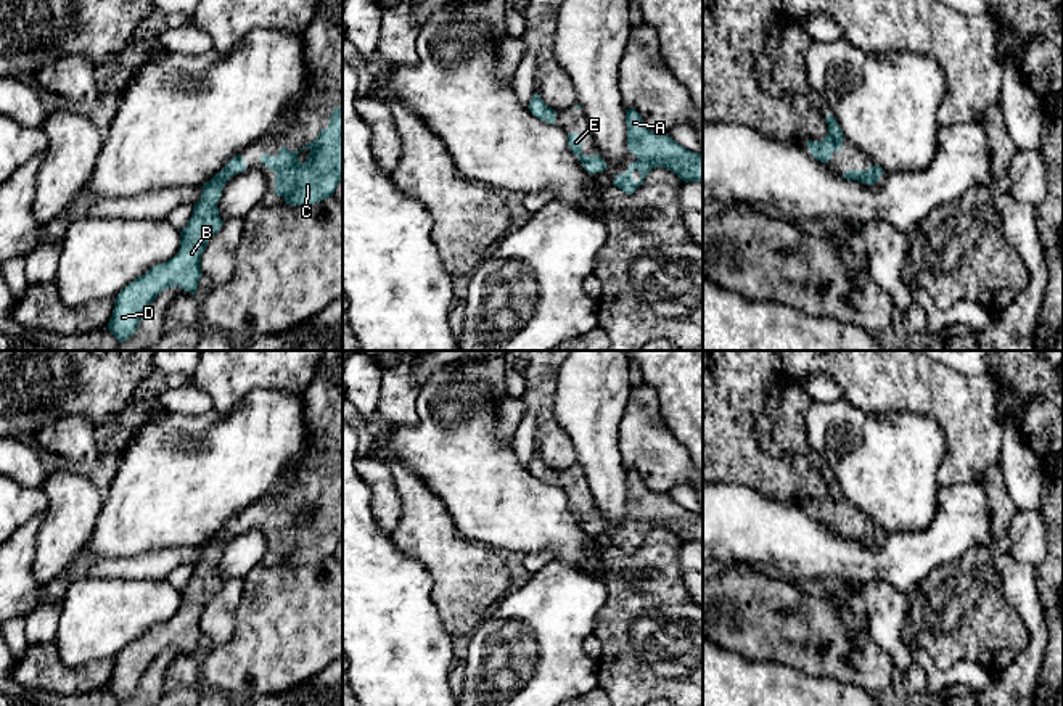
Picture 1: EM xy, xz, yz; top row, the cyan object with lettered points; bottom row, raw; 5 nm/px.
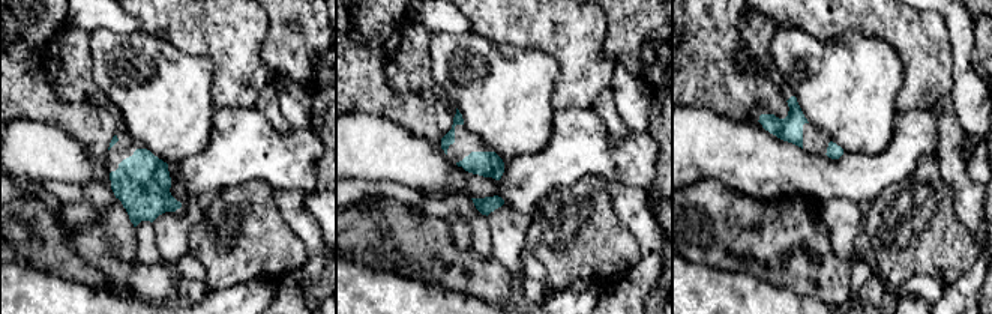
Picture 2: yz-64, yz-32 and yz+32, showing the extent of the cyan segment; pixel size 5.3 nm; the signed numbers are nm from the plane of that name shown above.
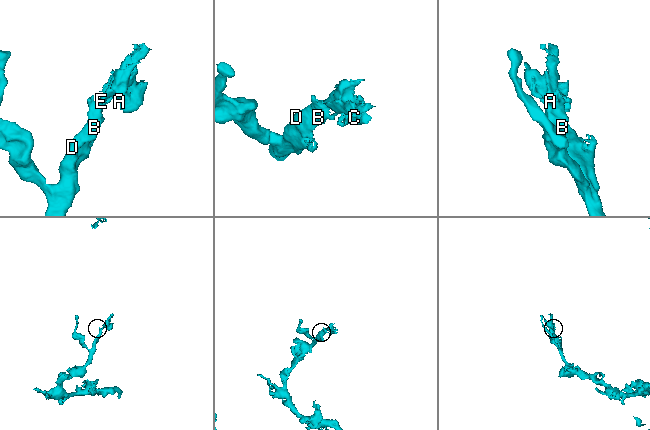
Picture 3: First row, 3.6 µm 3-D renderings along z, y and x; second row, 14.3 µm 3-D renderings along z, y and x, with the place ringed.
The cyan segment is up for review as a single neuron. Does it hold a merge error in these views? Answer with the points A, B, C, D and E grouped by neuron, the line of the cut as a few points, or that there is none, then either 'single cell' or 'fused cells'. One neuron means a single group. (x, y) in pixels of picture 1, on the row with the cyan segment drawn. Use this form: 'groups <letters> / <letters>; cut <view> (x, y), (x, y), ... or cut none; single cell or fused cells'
groups A B C D E; cut none; single cell

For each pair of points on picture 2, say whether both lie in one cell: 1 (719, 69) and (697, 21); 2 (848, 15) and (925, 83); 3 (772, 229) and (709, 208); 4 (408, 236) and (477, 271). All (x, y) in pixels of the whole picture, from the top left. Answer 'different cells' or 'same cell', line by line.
1: same cell
2: same cell
3: same cell
4: same cell

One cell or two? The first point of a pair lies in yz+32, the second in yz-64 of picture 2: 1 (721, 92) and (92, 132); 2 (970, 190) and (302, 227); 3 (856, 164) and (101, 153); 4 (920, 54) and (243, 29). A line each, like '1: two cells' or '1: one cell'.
1: one cell
2: one cell
3: two cells
4: one cell

